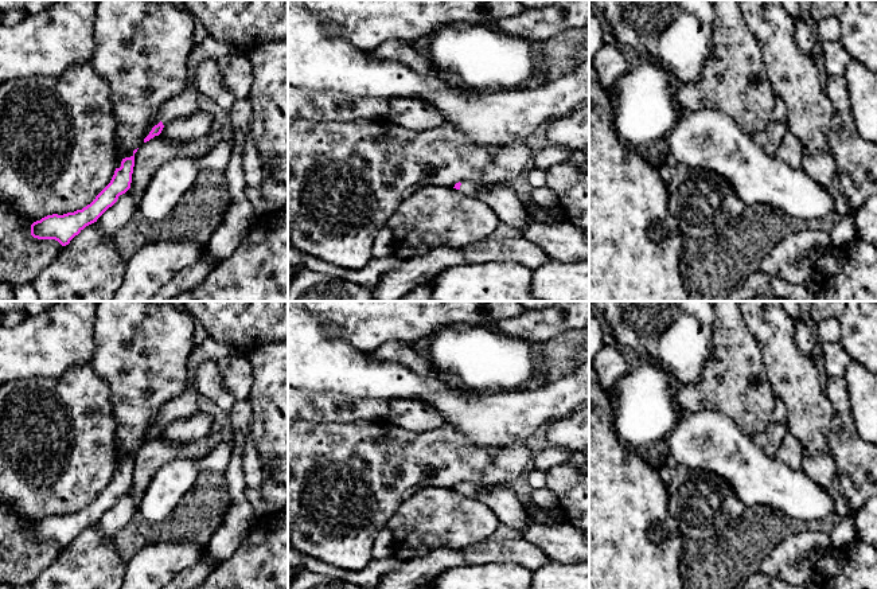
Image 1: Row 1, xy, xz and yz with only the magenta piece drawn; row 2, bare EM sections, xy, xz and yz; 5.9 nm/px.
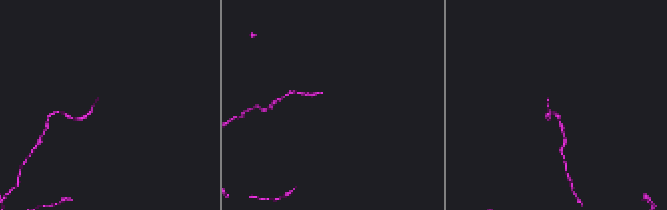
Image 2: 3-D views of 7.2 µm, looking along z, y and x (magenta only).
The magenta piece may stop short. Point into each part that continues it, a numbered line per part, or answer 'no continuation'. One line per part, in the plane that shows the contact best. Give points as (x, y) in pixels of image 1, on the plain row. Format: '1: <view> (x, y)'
1: xz (470, 490)

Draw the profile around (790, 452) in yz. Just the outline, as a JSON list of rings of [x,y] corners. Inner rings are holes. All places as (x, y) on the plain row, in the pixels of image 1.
[[[787,433],[776,450],[775,457],[792,469],[800,469],[804,455],[800,442],[791,433]]]

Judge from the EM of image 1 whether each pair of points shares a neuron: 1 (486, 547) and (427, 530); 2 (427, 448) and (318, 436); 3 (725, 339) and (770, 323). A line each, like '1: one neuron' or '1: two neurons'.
1: two neurons
2: one neuron
3: two neurons

